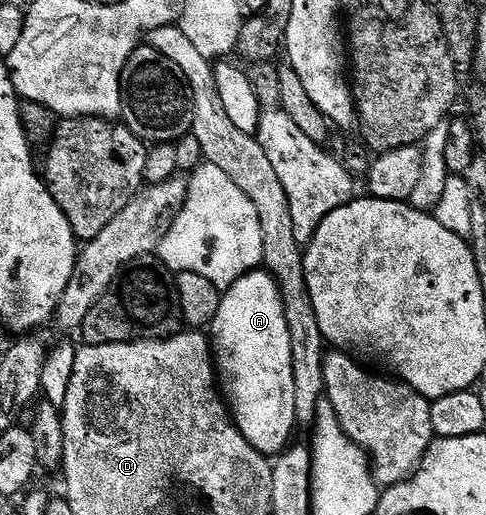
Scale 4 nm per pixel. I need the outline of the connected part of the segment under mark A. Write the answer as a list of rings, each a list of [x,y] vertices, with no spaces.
[[[247,273],[233,283],[219,299],[219,310],[209,326],[213,360],[217,366],[217,381],[227,402],[235,426],[268,459],[274,458],[292,444],[291,432],[297,429],[293,403],[293,347],[289,347],[289,323],[285,323],[285,307],[279,284],[270,273]]]

